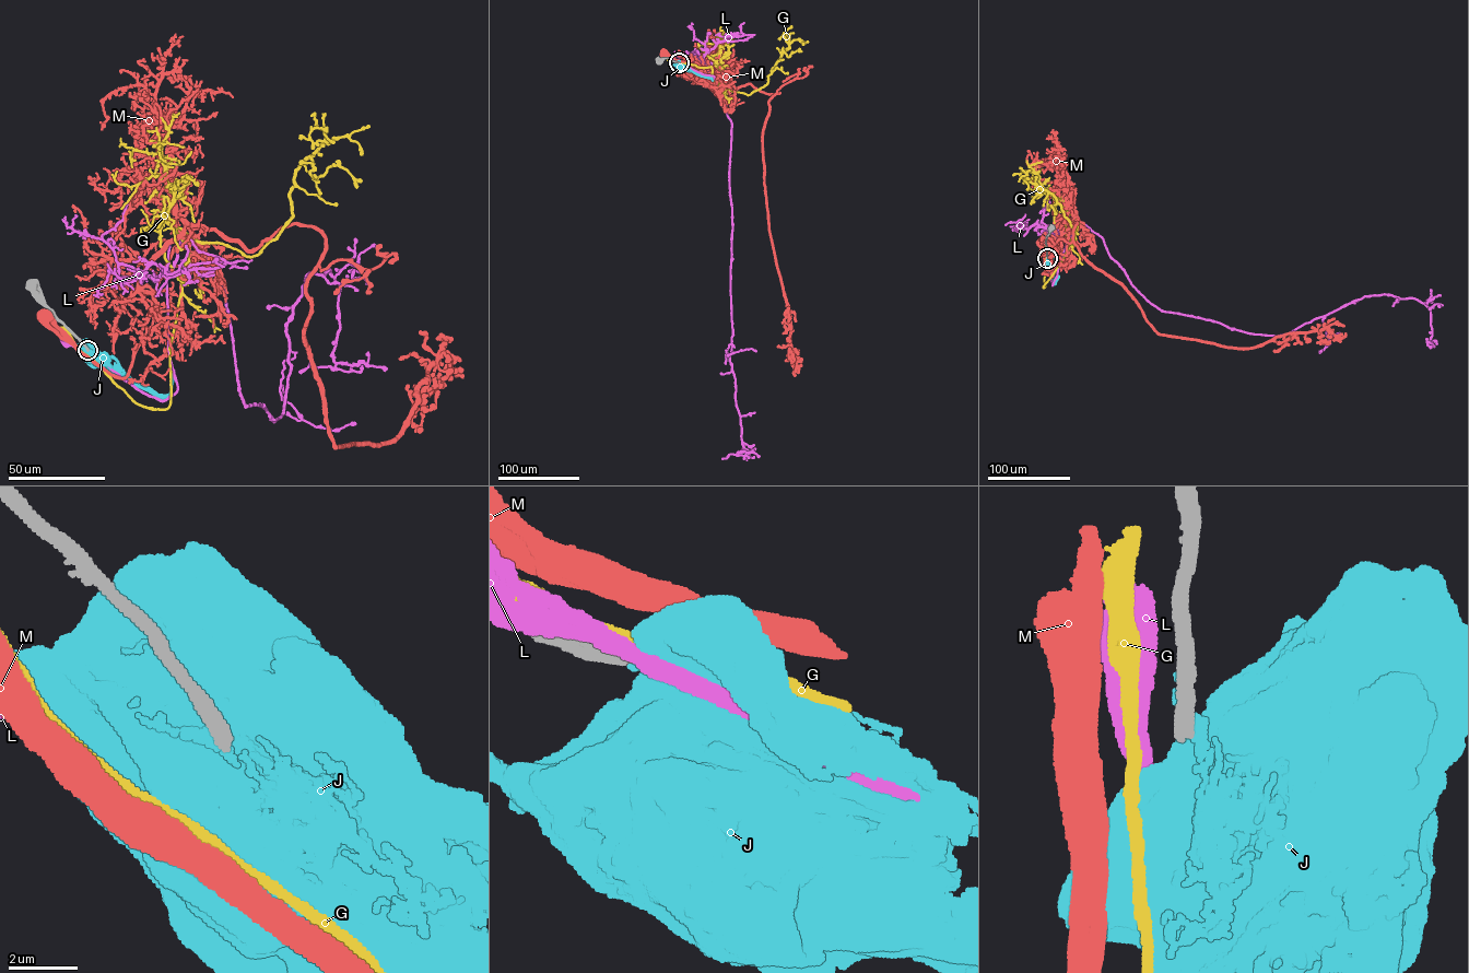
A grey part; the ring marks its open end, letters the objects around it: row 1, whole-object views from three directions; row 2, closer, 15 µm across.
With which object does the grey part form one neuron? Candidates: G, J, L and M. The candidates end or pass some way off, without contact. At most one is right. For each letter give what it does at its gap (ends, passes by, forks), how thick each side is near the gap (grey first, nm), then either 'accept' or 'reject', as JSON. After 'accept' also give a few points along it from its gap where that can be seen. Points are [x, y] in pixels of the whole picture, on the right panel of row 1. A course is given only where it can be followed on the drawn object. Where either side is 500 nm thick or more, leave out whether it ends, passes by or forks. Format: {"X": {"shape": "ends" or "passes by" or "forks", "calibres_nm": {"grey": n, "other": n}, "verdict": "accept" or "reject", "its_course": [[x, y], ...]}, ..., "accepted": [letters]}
{"G": {"shape": "passes by", "calibres_nm": {"grey": 420, "other": 360}, "verdict": "reject"}, "J": {"shape": "passes by", "calibres_nm": {"grey": 420, "other": 150}, "verdict": "reject"}, "L": {"shape": "passes by", "calibres_nm": {"grey": 420, "other": 460}, "verdict": "reject"}, "M": {"calibres_nm": {"grey": 420, "other": 650}, "verdict": "reject"}, "accepted": []}

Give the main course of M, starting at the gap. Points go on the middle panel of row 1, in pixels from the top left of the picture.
M: (679, 61), (664, 54)

